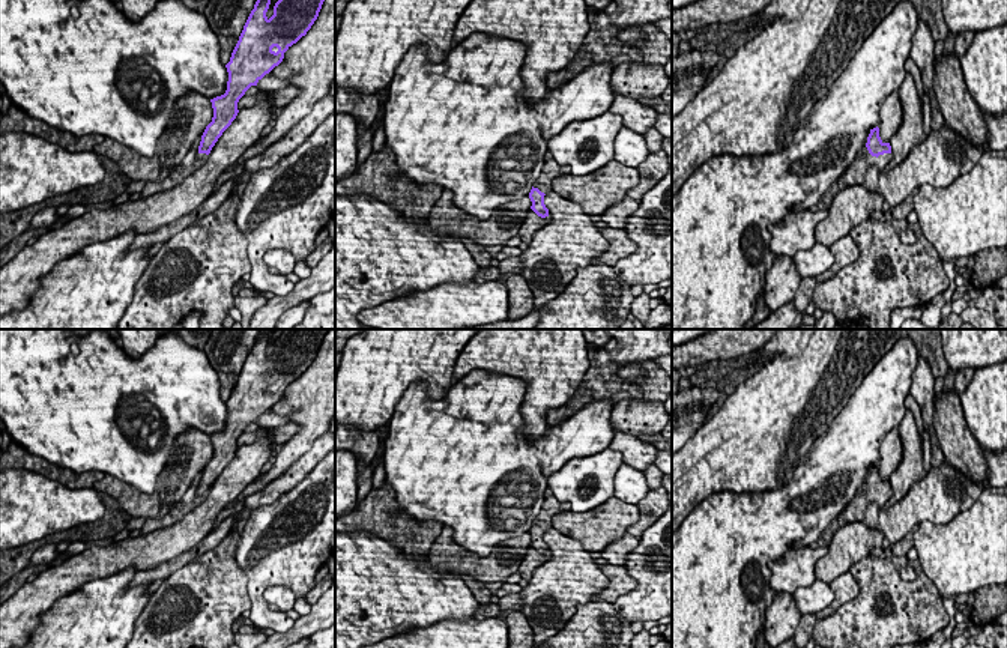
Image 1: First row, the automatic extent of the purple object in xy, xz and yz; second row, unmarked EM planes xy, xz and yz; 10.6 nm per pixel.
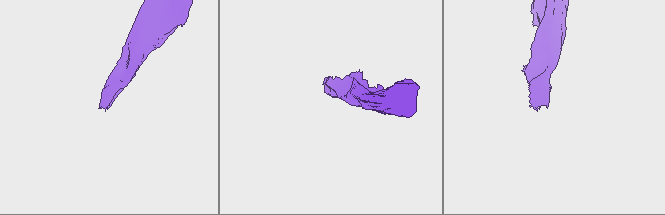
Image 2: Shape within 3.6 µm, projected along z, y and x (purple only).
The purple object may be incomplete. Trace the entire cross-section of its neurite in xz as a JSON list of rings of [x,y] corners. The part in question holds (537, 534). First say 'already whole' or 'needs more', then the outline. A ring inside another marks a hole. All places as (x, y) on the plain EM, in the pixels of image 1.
needs more | [[[555,496],[544,499],[543,507],[535,517],[529,535],[532,538],[531,546],[541,555],[549,553],[549,546],[544,541],[544,532],[552,528],[552,517],[562,511],[570,511],[571,505],[568,502],[559,502]]]

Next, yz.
needs more | [[[878,463],[870,466],[866,483],[852,499],[854,510],[851,517],[863,522],[870,502],[876,502],[878,508],[882,508],[891,496],[893,490],[890,480],[881,477]]]

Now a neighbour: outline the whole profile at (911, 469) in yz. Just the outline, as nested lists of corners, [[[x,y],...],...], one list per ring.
[[[906,409],[905,418],[899,425],[899,435],[903,444],[903,457],[897,471],[891,475],[893,496],[884,505],[885,510],[899,502],[926,475],[923,466],[923,439],[909,409]]]

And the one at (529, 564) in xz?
[[[529,547],[519,568],[522,579],[529,582],[532,579],[532,573],[549,559],[550,553],[541,555],[534,547]]]

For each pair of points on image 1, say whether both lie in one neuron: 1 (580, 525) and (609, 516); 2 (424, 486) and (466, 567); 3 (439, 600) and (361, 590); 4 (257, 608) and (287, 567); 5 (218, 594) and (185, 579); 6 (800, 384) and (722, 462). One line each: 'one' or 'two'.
1: one
2: two
3: one
4: one
5: one
6: one

